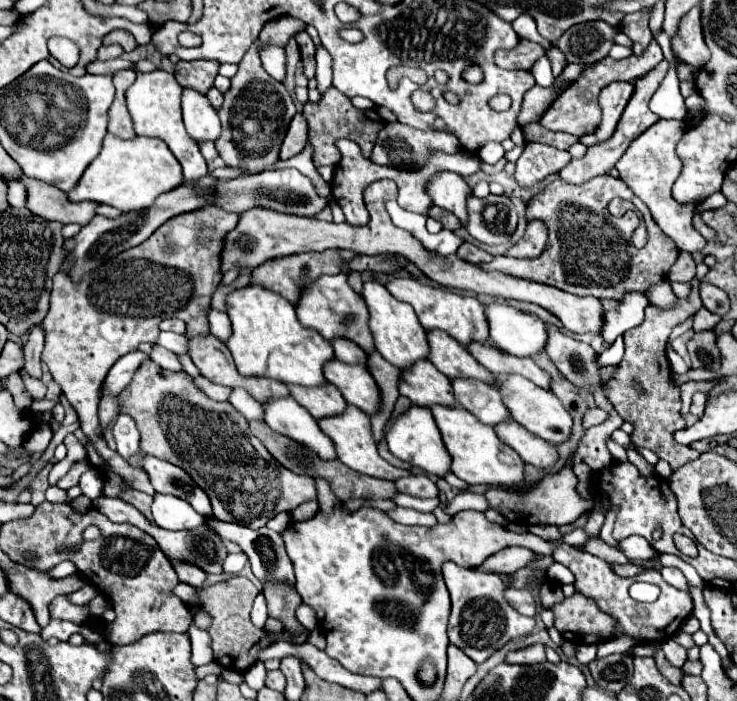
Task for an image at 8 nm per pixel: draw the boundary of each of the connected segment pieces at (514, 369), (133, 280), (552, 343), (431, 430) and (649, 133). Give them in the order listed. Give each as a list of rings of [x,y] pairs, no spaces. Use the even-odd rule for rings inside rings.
[[[473,341],[467,345],[467,351],[483,365],[487,367],[495,377],[503,377],[503,373],[519,373],[525,379],[533,381],[539,387],[549,387],[551,375],[543,369],[539,369],[531,359],[527,357],[515,357],[509,353],[503,353],[501,349],[493,345],[483,345],[479,341]]]
[[[211,205],[211,207],[201,209],[201,211],[195,211],[195,213],[183,213],[179,217],[173,217],[165,225],[161,225],[141,245],[131,247],[131,249],[115,255],[111,261],[103,263],[95,271],[85,273],[79,283],[69,277],[69,267],[71,267],[69,261],[53,277],[51,309],[49,309],[47,317],[43,319],[43,327],[45,327],[45,349],[43,349],[41,361],[49,367],[53,379],[59,383],[59,387],[65,393],[67,401],[77,411],[79,421],[81,421],[81,431],[93,443],[97,455],[131,489],[137,489],[137,491],[143,491],[143,493],[149,493],[149,495],[155,493],[151,489],[151,483],[147,481],[147,473],[143,473],[143,469],[139,469],[139,467],[129,465],[123,457],[119,457],[117,451],[109,449],[107,443],[105,443],[105,439],[101,437],[101,425],[99,425],[99,417],[97,417],[97,405],[99,405],[99,389],[103,385],[103,377],[107,375],[107,371],[113,367],[113,363],[119,357],[135,351],[137,345],[141,345],[141,343],[155,343],[155,339],[159,335],[159,323],[163,319],[169,319],[169,317],[183,319],[185,325],[187,325],[187,329],[185,329],[185,335],[187,337],[209,333],[207,305],[211,305],[211,295],[213,295],[213,291],[217,289],[217,285],[221,283],[221,277],[223,277],[223,271],[221,271],[223,241],[205,245],[205,243],[201,243],[197,239],[197,229],[211,227],[211,229],[215,229],[219,233],[219,237],[225,239],[227,233],[237,227],[237,223],[239,223],[239,215],[223,213],[223,209],[219,209],[217,205]],[[167,243],[171,243],[175,247],[173,253],[167,253],[165,251],[165,245]]]
[[[547,325],[545,351],[565,379],[569,379],[577,387],[585,387],[585,389],[593,387],[595,405],[603,409],[603,401],[607,401],[607,397],[599,383],[599,367],[597,367],[597,359],[593,359],[597,357],[595,351],[587,343],[567,337],[555,325]]]
[[[411,405],[405,413],[401,413],[387,431],[387,445],[395,457],[411,463],[415,471],[421,469],[421,471],[425,471],[429,475],[437,475],[437,477],[443,477],[449,471],[447,465],[451,465],[451,457],[447,459],[447,449],[443,449],[443,441],[439,441],[439,429],[437,429],[435,419],[431,417],[429,409]]]
[[[657,121],[653,127],[649,127],[645,133],[641,133],[623,153],[623,157],[617,161],[619,177],[631,187],[631,191],[649,207],[653,221],[659,225],[659,229],[675,241],[679,251],[695,253],[705,247],[705,239],[701,233],[693,227],[693,215],[697,203],[677,203],[671,197],[671,187],[677,181],[681,173],[681,159],[677,157],[677,143],[683,135],[685,123],[683,121]]]

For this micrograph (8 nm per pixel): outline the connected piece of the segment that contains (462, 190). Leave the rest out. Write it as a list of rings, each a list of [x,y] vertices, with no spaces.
[[[439,171],[431,175],[427,181],[427,195],[431,197],[433,205],[455,213],[461,219],[461,223],[467,221],[465,201],[467,195],[471,195],[471,189],[461,175],[451,171]]]

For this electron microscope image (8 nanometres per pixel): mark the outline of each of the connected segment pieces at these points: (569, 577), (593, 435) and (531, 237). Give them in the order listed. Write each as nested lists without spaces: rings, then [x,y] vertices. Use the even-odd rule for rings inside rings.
[[[553,563],[549,569],[547,569],[547,575],[559,583],[573,583],[575,581],[575,575],[561,563]]]
[[[607,407],[607,421],[603,425],[597,425],[597,427],[591,427],[583,439],[579,441],[579,447],[577,447],[577,455],[581,457],[583,463],[587,463],[593,471],[599,471],[603,465],[607,465],[607,461],[611,461],[611,453],[605,445],[605,439],[621,427],[623,419],[619,417],[619,413],[615,409],[609,409]]]
[[[533,221],[531,225],[527,225],[525,235],[519,243],[511,245],[505,255],[507,257],[537,257],[543,251],[543,245],[547,241],[547,229],[543,229],[543,225],[539,225],[539,221]]]

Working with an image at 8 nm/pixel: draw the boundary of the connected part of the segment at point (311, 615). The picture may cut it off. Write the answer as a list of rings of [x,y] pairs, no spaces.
[[[305,603],[299,605],[299,609],[295,611],[295,615],[297,615],[297,621],[299,621],[305,629],[315,629],[315,627],[319,625],[319,621],[317,621],[317,617],[315,617],[315,611],[313,611],[311,607],[307,607]]]

